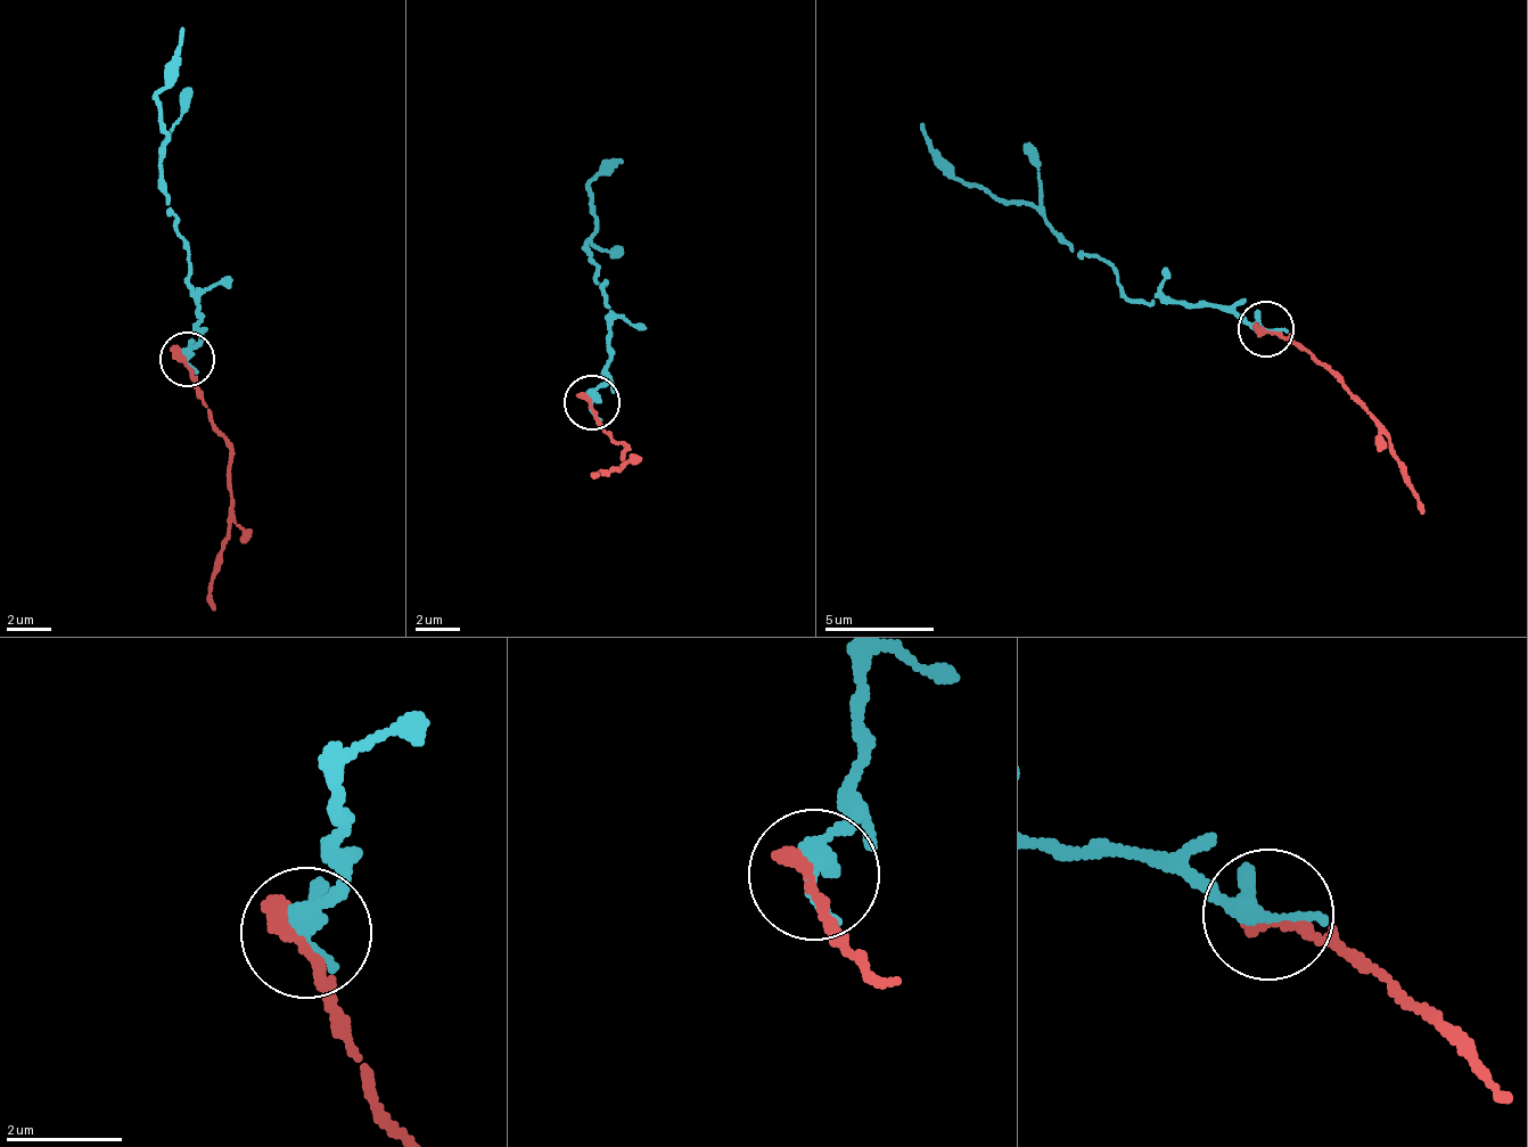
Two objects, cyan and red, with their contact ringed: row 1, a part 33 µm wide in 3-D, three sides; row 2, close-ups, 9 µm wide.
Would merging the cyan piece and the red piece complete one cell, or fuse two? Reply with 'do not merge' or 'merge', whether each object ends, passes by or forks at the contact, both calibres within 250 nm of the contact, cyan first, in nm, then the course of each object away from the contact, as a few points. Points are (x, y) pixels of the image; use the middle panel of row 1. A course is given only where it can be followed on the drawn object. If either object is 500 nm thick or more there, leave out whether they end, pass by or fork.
merge | cyan ends | red ends | 400/320 nm | cyan via (590, 403), (608, 365), (605, 284), (590, 256), (588, 238), (593, 210), (589, 181), (619, 162) | red via (590, 403), (594, 423), (624, 445), (621, 467), (596, 470), (599, 475)

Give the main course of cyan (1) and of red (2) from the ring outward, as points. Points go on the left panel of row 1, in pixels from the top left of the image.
1: (186, 361), (198, 322), (188, 287), (187, 244), (169, 210), (156, 99), (181, 50), (181, 26)
2: (186, 361), (192, 386), (228, 447), (231, 526), (210, 580), (216, 612)

